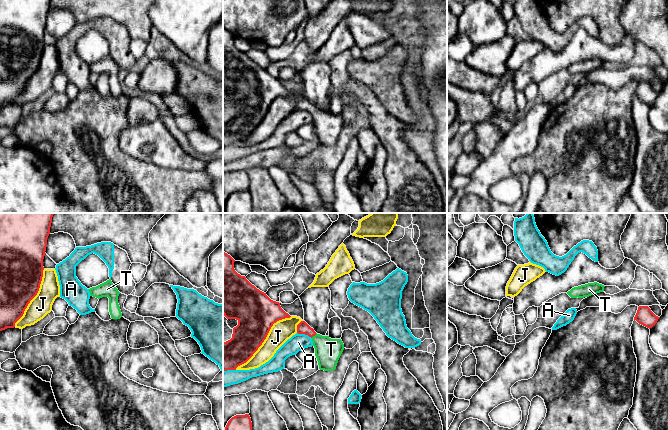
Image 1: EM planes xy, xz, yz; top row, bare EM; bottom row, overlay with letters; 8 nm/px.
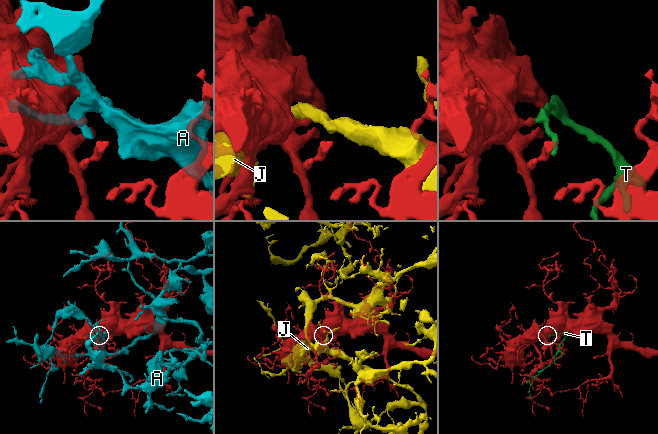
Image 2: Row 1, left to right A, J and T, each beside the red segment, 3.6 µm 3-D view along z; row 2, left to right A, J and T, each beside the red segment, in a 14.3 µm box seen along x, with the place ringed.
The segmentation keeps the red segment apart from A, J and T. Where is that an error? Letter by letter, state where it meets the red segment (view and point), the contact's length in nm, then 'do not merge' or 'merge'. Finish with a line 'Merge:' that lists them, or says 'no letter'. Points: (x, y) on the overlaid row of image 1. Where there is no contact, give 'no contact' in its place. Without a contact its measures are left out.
A: xz (304, 333) | 130 nm | do not merge
J: xz (265, 338) | 600 nm | do not merge
T: xz (313, 335) | 60 nm | merge
Merge: T

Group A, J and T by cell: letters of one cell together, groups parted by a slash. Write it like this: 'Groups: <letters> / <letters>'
Groups: A / J / T

